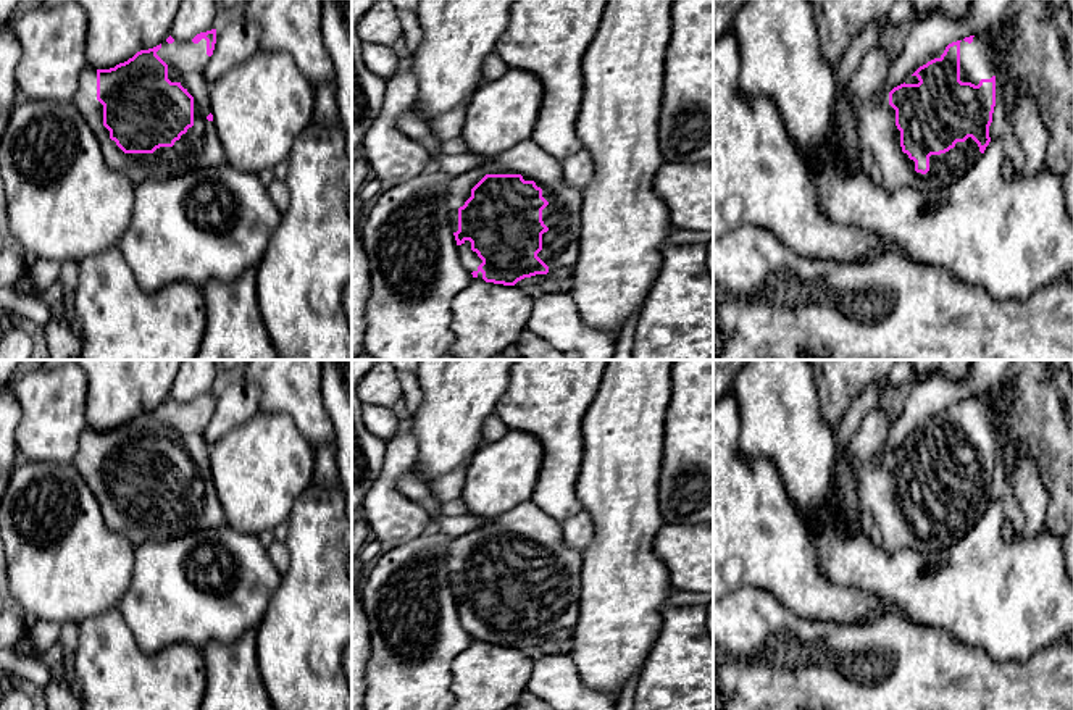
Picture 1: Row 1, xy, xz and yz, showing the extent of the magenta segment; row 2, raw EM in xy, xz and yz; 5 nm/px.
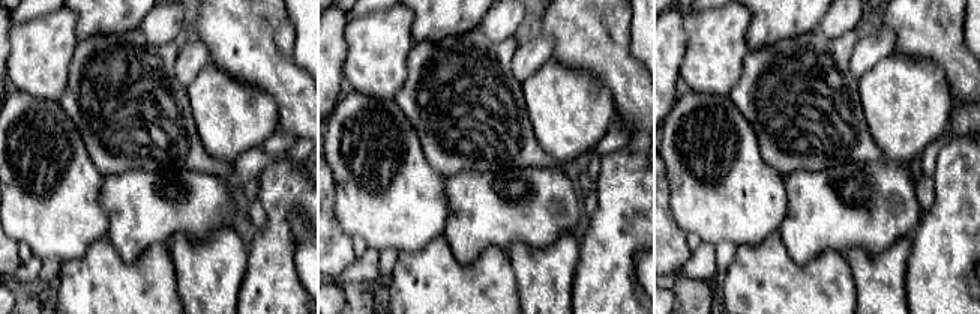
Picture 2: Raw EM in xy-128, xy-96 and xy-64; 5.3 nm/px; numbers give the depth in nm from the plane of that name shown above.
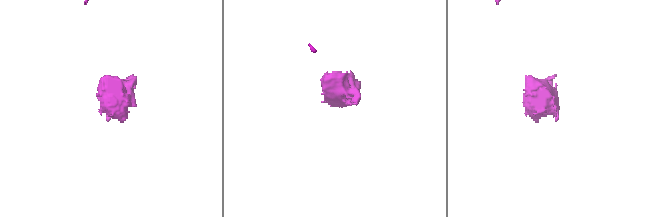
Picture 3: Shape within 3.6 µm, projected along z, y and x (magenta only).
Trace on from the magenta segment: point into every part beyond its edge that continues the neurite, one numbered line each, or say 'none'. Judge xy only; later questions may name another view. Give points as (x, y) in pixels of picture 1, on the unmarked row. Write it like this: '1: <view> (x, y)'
1: xy (200, 509)

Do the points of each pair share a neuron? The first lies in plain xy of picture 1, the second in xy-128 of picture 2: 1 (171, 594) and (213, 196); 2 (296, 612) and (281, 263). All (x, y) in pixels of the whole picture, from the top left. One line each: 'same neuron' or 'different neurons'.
1: same neuron
2: same neuron

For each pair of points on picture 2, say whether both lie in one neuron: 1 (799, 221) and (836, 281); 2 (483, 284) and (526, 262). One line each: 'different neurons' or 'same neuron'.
1: different neurons
2: different neurons

